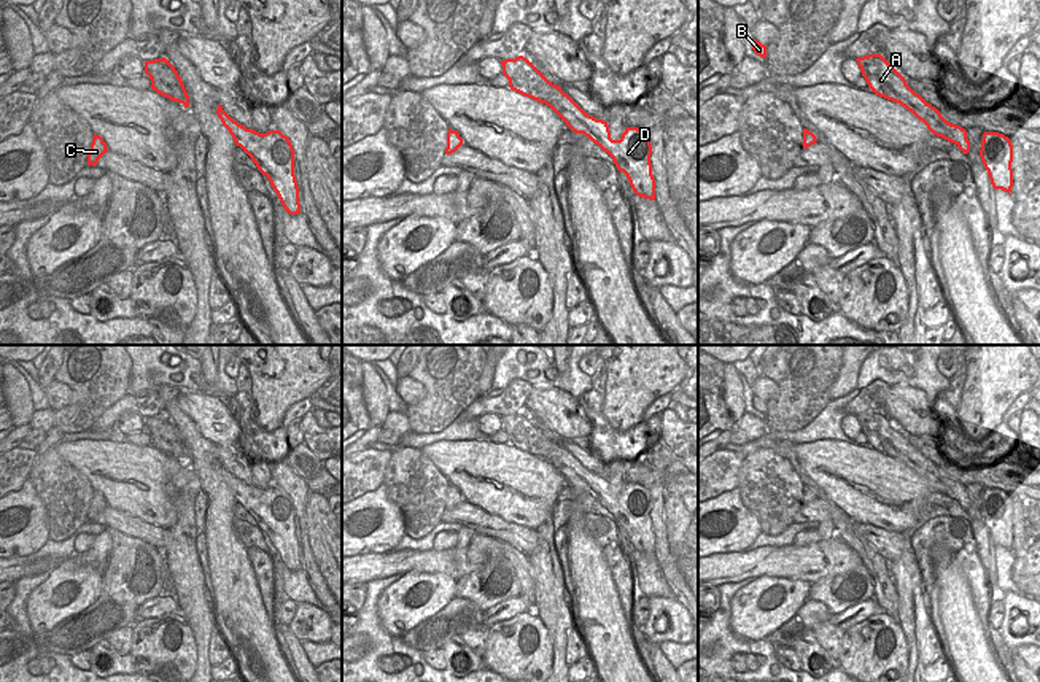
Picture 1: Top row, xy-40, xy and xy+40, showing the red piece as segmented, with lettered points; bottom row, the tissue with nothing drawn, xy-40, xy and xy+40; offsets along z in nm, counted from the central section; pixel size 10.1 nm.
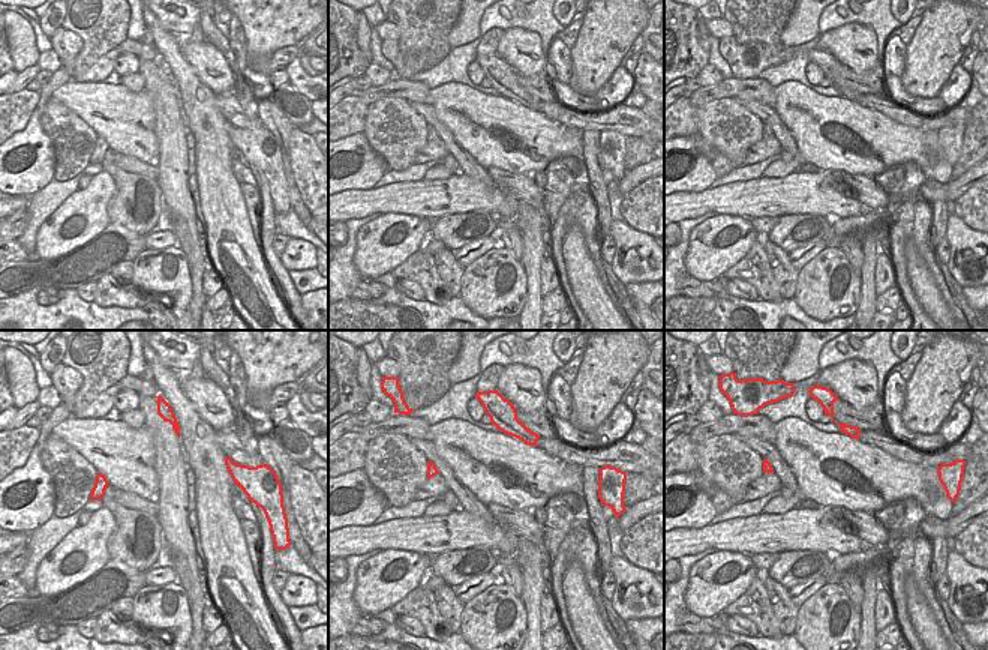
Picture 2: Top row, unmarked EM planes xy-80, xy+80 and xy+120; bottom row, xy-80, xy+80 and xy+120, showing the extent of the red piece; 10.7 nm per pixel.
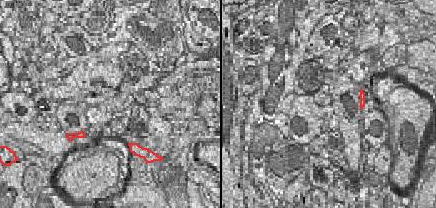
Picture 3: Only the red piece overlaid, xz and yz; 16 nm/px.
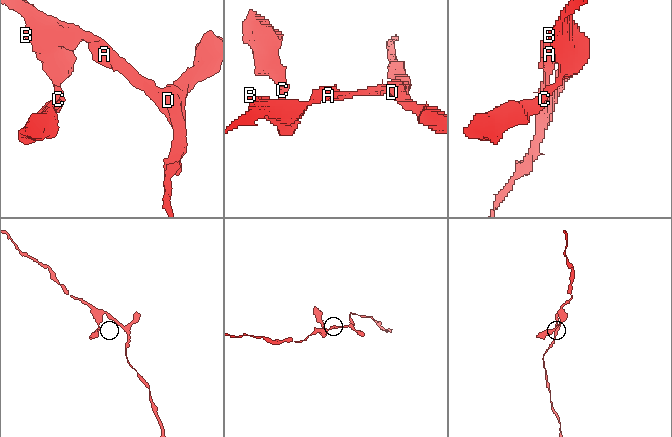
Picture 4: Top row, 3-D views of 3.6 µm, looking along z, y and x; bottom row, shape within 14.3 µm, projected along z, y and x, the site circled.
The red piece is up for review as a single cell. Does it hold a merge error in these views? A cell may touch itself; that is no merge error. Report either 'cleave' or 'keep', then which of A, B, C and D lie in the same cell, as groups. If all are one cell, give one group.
keep; A B C D

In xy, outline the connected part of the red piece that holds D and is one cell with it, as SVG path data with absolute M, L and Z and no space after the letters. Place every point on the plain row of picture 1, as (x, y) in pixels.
M526 413L506 415L501 417L501 421L512 447L550 463L572 488L584 490L612 513L617 526L627 531L636 552L655 556L652 501L644 486L627 483L619 496L612 496L606 477L587 471Z

